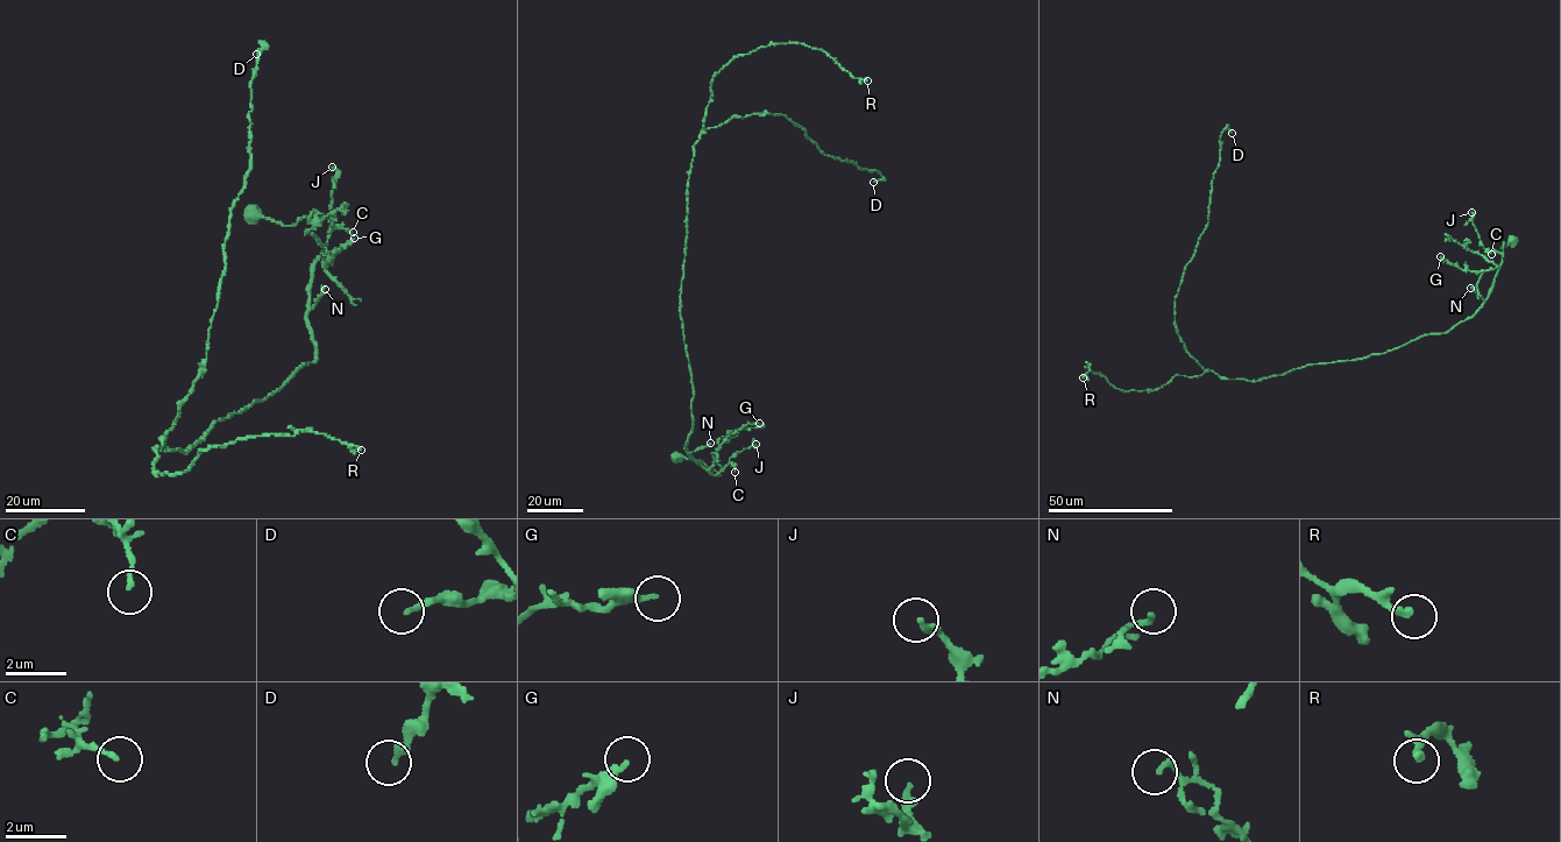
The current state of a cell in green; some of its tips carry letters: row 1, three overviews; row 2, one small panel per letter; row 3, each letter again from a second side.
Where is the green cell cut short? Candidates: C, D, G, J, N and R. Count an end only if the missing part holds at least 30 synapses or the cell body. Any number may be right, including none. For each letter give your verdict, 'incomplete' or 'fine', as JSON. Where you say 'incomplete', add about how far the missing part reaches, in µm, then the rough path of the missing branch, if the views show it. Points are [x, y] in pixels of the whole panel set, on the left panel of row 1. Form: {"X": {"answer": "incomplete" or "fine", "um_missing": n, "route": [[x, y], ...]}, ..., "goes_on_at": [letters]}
{"C": {"answer": "fine"}, "D": {"answer": "fine"}, "G": {"answer": "fine"}, "J": {"answer": "fine"}, "N": {"answer": "fine"}, "R": {"answer": "fine"}, "goes_on_at": []}

